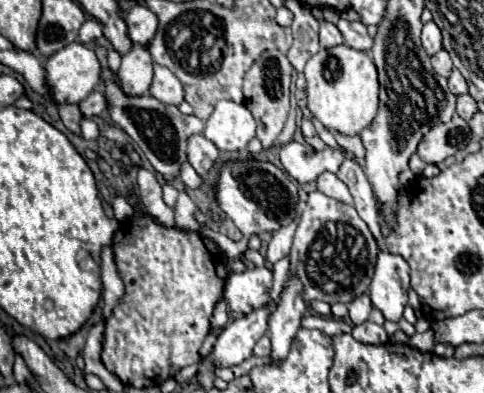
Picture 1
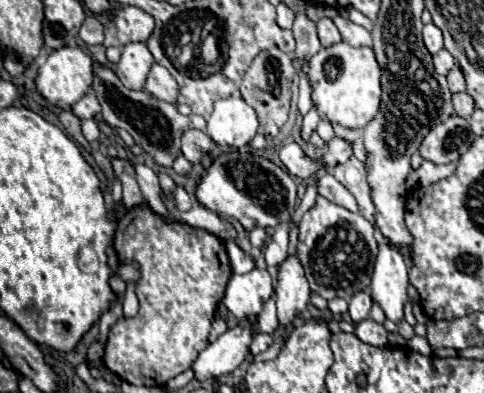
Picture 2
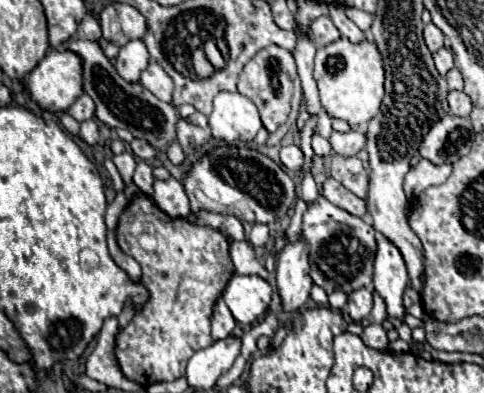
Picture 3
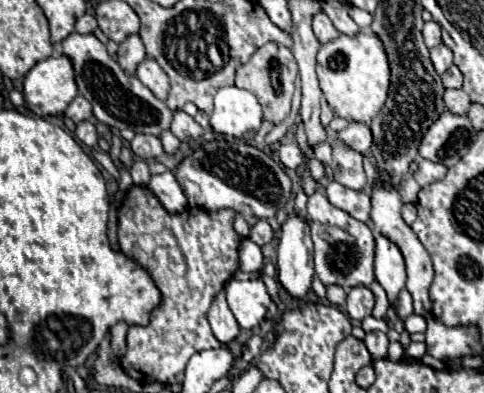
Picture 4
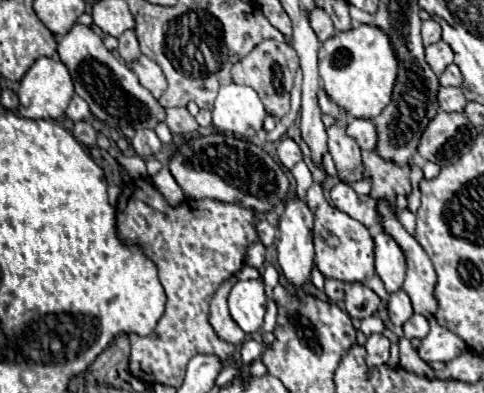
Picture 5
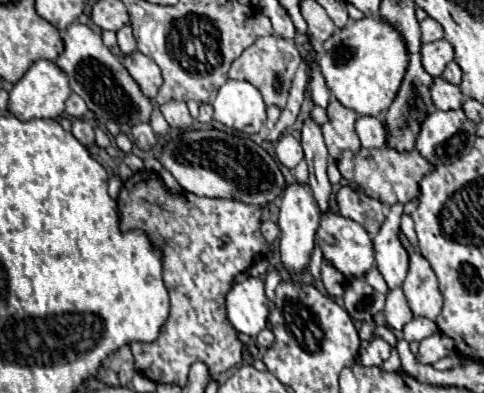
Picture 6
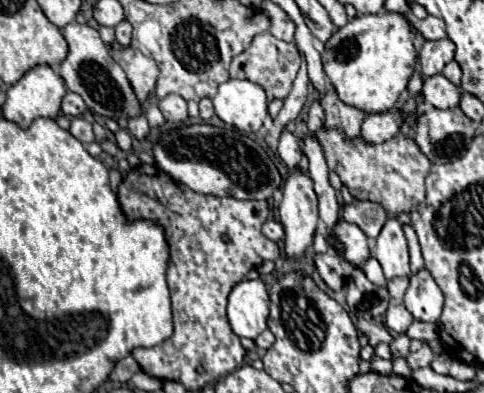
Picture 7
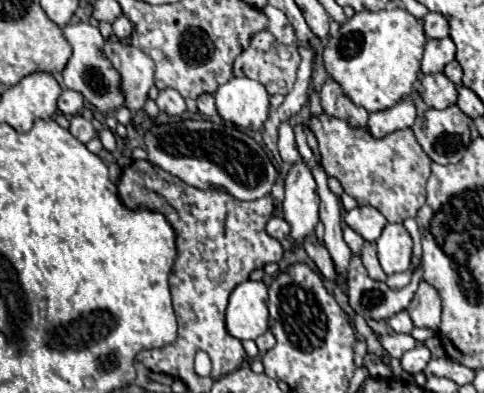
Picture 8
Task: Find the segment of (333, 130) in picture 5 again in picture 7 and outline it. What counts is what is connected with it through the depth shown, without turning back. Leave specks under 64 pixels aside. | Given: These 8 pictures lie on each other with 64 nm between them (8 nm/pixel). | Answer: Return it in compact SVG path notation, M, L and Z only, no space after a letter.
M328 90L322 100L320 100L324 112L326 112L326 120L324 124L330 128L330 126L340 126L346 136L354 138L360 134L360 128L362 128L362 122L364 122L364 116L366 112L360 112L358 108L352 108L348 104L344 104L338 96L336 96L336 90Z

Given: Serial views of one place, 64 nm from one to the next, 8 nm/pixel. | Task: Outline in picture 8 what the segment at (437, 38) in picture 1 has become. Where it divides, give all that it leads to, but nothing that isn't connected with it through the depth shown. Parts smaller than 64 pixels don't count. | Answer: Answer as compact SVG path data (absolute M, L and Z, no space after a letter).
M428 12L424 16L424 30L428 38L446 38L448 32L448 16L440 16L440 12Z

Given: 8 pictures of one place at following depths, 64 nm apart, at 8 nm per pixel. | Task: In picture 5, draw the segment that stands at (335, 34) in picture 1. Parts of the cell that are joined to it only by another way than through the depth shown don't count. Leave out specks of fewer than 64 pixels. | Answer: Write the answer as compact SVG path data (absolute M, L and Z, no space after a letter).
M314 8L312 12L308 12L308 20L320 42L326 42L328 38L332 38L336 34L336 28L334 28L330 16L322 8Z

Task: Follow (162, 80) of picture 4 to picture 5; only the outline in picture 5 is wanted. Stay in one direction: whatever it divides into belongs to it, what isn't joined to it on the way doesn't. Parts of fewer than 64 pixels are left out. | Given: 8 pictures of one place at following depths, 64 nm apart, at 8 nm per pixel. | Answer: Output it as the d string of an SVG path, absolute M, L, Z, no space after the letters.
M140 56L136 58L132 64L130 64L130 70L138 76L140 84L154 96L154 98L160 98L160 94L166 90L166 78L160 70L160 66L146 58L146 56Z

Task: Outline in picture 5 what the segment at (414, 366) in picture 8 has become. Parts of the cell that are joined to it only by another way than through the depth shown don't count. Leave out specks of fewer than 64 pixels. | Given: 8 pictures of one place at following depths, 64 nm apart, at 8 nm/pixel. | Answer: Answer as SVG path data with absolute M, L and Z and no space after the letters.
M434 318L430 320L430 332L428 336L422 340L418 354L424 362L450 362L454 360L460 352L466 350L466 344L452 334L450 330L442 328Z

